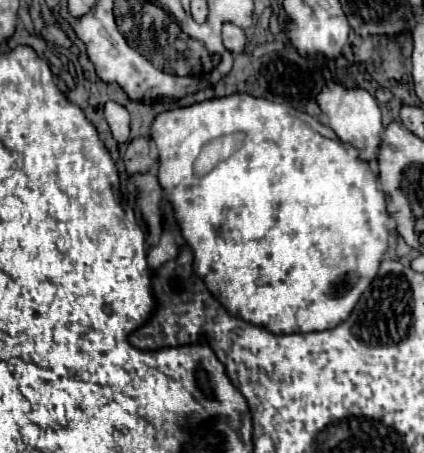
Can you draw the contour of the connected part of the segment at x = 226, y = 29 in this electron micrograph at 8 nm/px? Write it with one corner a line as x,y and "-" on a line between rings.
223,23
223,45
231,51
231,53
245,53
245,43
247,43
247,37
245,37
245,31
233,23

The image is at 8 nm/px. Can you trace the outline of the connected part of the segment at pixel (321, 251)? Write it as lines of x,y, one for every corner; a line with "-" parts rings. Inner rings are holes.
237,93
231,97
223,99
211,99
205,103
197,103
191,107
179,107
173,111
161,113
153,127
151,127
151,137
153,143
157,143
159,153
159,173
158,179
162,189
165,189
165,196
172,205
174,215
181,225
181,233
189,247
193,249
195,261
193,269
195,273
205,281
207,289
211,295
235,317
241,317
253,325
265,327
267,331
273,331
277,335
287,335
287,333
311,333
311,331
325,331
337,327
337,323
343,323
349,313
353,311
357,299
369,287
373,277
377,275
379,263
383,253
387,251
387,241
389,241
389,231
385,227
389,215
385,209
385,195
377,189
377,175
373,173
371,165
361,161
357,157
357,149
349,147
343,143
336,134
327,126
320,123
314,117
297,111
289,103
273,103
267,99
257,99
245,93
-
243,133
243,145
225,161
221,161
211,173
195,175
193,163
199,159
201,151
209,147
209,141
221,137
221,135
235,135

